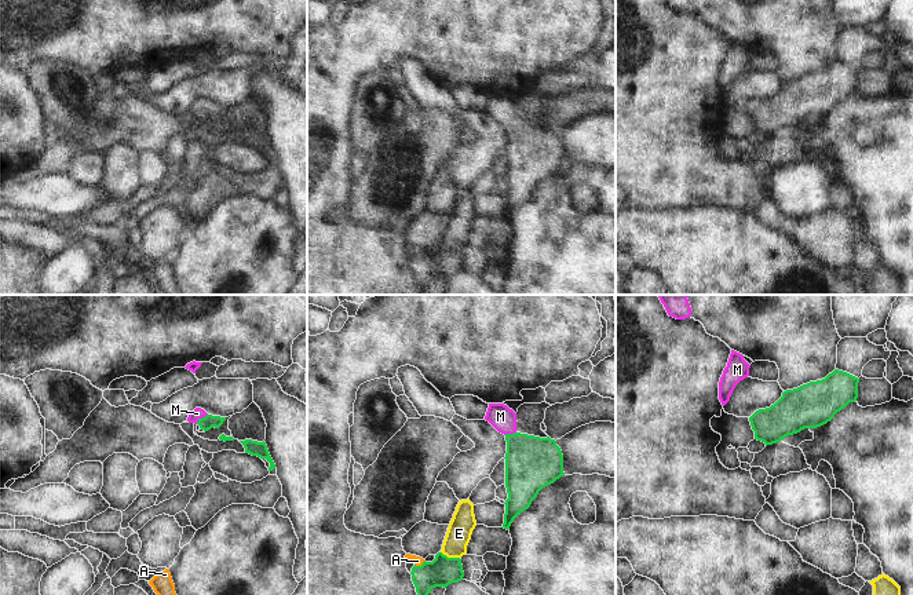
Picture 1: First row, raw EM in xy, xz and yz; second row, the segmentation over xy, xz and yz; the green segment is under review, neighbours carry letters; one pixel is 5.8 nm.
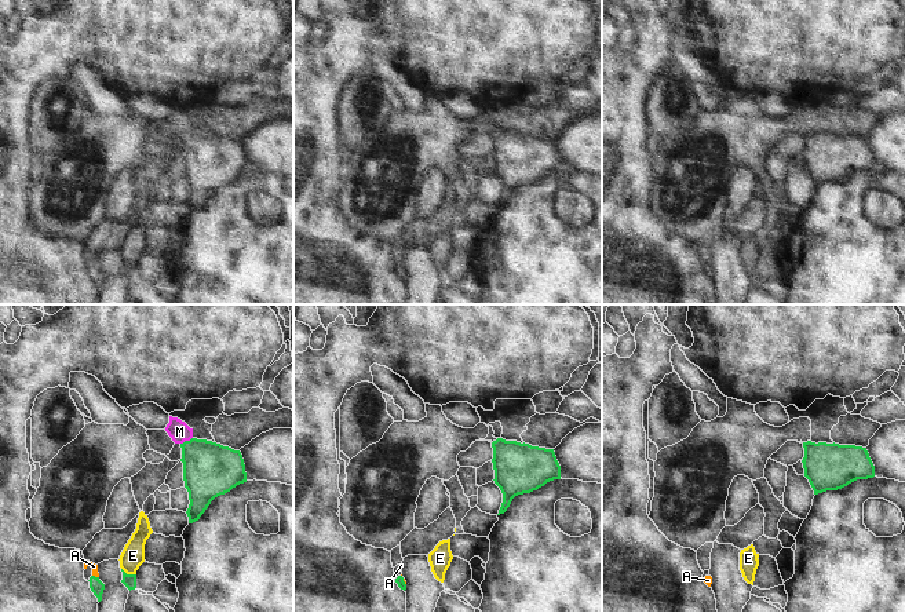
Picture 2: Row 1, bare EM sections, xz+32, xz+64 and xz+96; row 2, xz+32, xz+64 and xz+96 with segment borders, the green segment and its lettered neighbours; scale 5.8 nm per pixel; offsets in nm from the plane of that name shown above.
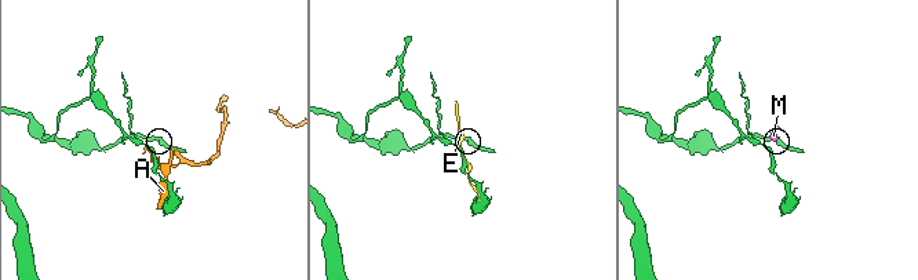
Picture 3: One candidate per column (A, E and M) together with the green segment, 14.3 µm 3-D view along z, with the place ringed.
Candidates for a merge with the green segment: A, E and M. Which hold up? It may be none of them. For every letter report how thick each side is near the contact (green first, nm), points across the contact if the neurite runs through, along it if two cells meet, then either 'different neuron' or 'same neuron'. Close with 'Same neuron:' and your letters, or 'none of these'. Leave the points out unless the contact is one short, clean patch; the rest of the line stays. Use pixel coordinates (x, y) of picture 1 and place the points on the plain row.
A: 170 nm thick on the green side, 60 nm on the other; different neuron
E: 170 nm thick on the green side, 140 nm on the other; border along xz (441, 243), (448, 248), (459, 249); different neuron
M: 80 nm thick on the green side, 70 nm on the other; runs through xy (208, 113), (203, 109), (197, 105); same neuron
Same neuron: M

